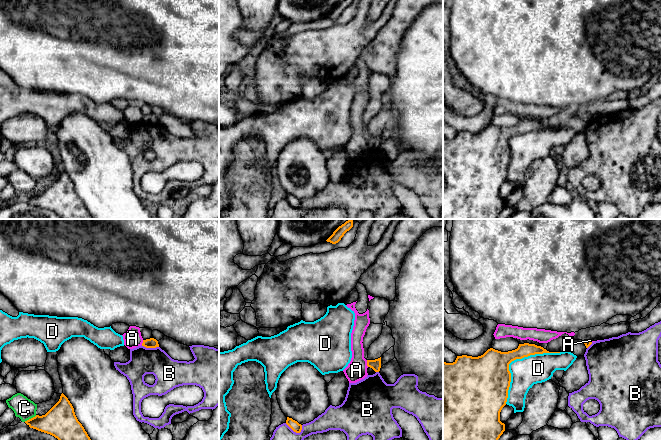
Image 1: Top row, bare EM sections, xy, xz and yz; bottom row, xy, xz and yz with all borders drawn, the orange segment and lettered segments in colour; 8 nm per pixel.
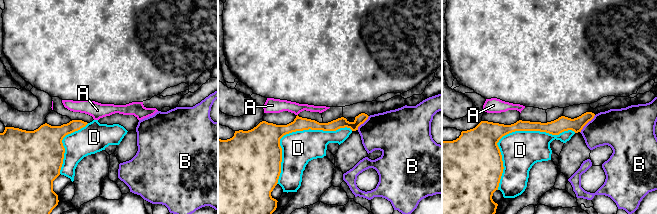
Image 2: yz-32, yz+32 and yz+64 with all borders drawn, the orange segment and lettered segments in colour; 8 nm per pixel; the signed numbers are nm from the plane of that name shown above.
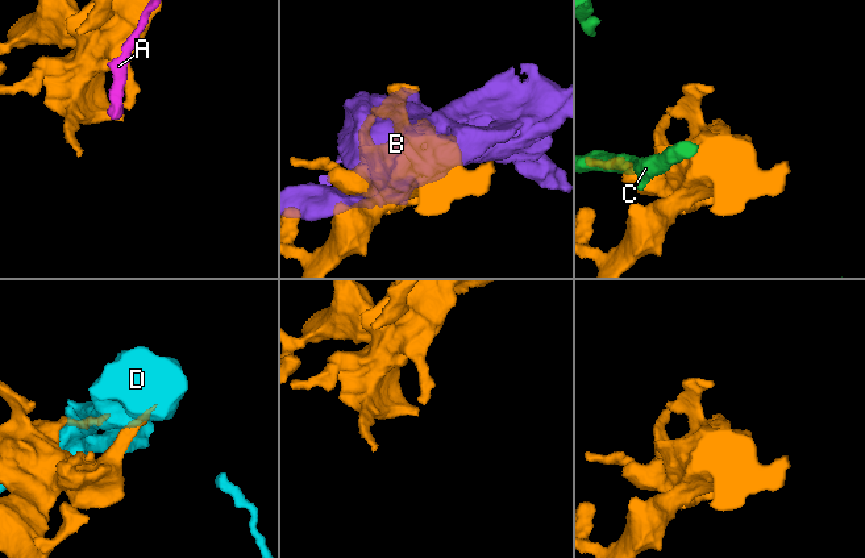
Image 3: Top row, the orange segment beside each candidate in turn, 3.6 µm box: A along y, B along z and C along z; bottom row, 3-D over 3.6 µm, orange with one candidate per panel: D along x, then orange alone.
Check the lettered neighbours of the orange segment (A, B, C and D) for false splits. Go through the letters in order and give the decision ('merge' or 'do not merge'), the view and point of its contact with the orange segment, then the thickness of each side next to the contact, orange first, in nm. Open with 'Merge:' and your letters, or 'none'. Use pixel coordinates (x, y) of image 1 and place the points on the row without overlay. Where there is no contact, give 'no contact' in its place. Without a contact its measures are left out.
Merge: none
A: do not merge; contact xz (367, 139); calibres 80 and 160 nm
B: do not merge; contact xy (150, 123); calibres 80 and 220 nm
C: do not merge; contact xy (31, 194); calibres 260 and 170 nm
D: do not merge; contact yz (515, 135); calibres 340 and 240 nm

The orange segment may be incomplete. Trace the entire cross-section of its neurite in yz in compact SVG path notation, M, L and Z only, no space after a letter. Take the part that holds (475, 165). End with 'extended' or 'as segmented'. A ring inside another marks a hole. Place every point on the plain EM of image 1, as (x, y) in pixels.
M519 120L518 124L508 128L501 128L493 124L488 125L483 131L478 133L472 133L467 131L457 132L453 139L443 138L443 219L497 219L500 212L505 207L505 200L500 197L500 188L506 181L508 174L508 166L511 158L511 149L509 147L509 140L516 136L528 133L535 130L543 129L560 129L560 128L549 128L541 122L535 120Z; as segmented

